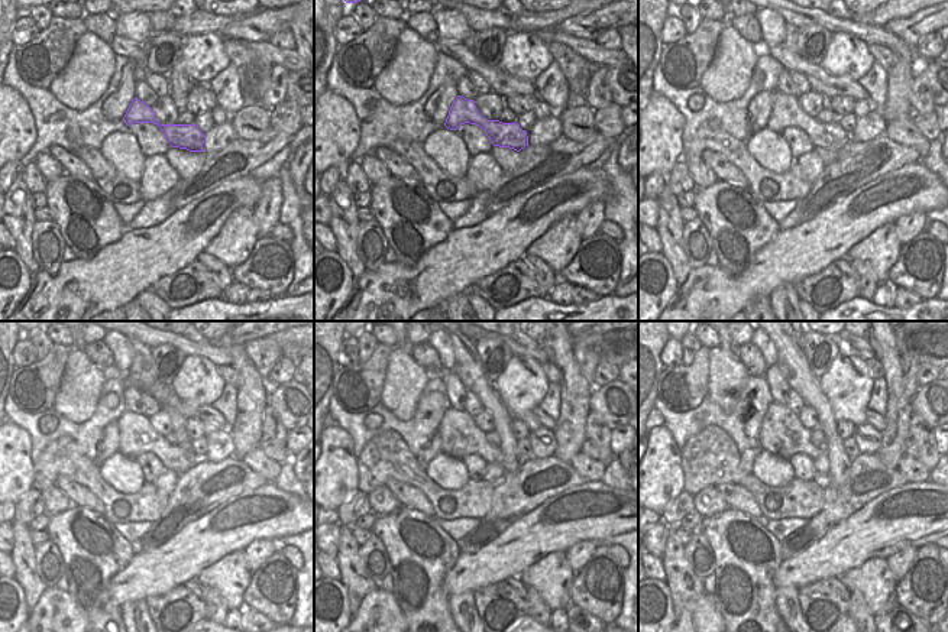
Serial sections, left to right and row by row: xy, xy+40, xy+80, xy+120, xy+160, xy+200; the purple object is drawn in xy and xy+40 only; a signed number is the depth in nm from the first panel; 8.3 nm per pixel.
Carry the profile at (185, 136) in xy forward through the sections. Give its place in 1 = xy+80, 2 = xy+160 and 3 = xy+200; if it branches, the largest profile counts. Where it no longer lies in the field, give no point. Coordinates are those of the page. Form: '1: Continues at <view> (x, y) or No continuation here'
1: Continues at xy+80 (786, 112)
2: Continues at xy+160 (459, 436)
3: Continues at xy+200 (782, 433).

